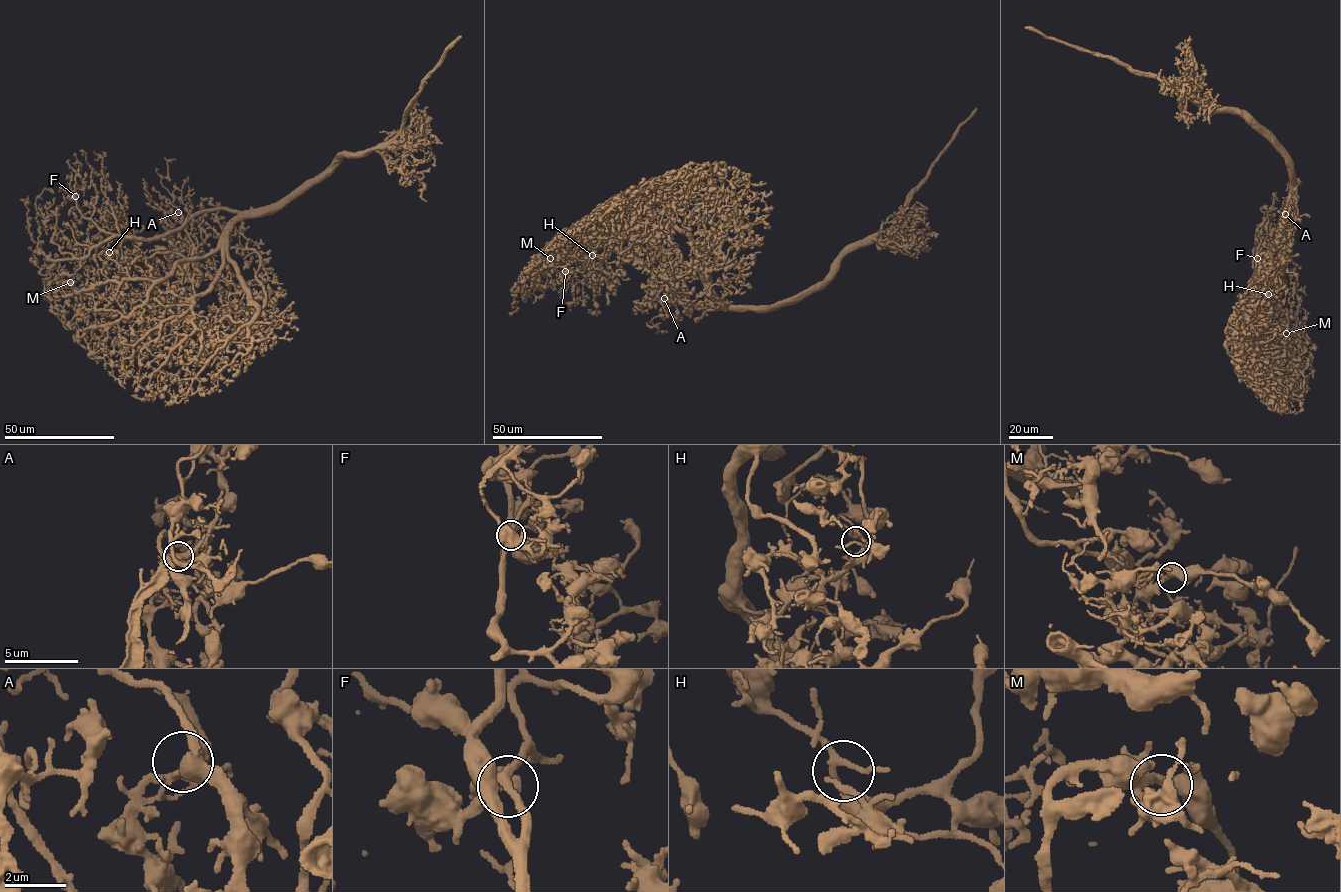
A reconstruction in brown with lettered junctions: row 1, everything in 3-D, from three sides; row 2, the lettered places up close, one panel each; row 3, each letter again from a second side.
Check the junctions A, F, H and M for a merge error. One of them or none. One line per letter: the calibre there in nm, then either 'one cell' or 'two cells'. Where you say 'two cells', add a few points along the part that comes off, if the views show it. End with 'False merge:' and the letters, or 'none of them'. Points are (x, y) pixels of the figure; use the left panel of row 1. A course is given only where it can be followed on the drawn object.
A: 380 nm thick; one cell
F: 240 nm thick; one cell
H: 180 nm thick; one cell
M: 320 nm thick; one cell
False merge: none of them

